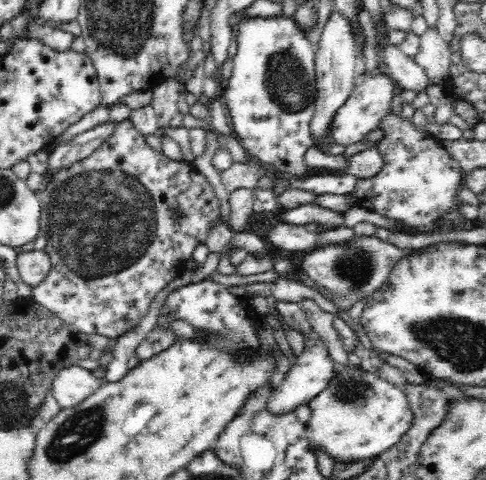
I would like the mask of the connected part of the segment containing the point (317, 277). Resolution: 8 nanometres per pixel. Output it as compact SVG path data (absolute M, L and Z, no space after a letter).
M355 236L354 239L348 240L348 242L328 244L307 252L296 269L303 269L318 288L324 288L324 290L332 292L334 296L339 296L339 303L334 303L334 306L338 306L340 309L350 308L358 300L370 296L386 282L394 262L416 252L426 252L427 248L402 249L386 243L380 238L376 238L376 236L368 236L368 238L366 236L360 236L360 238Z

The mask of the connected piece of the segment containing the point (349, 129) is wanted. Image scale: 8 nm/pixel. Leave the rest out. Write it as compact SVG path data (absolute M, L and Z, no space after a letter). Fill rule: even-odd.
M375 72L365 78L363 85L352 90L350 98L338 109L337 115L331 124L331 136L336 144L348 145L364 140L372 130L380 126L384 116L390 112L392 100L398 94L398 86L392 78Z

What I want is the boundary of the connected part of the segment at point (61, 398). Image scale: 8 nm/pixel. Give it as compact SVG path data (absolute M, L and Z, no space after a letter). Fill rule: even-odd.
M74 365L58 371L51 384L51 392L60 408L65 409L80 404L100 385L91 369Z

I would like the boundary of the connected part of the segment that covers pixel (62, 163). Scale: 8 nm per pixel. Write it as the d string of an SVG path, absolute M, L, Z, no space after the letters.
M102 122L86 132L76 134L74 138L66 140L66 142L58 144L55 148L49 151L49 160L47 164L47 172L43 175L43 184L50 180L50 174L66 168L74 162L90 156L96 149L101 147L105 140L112 136L117 124L114 122Z

